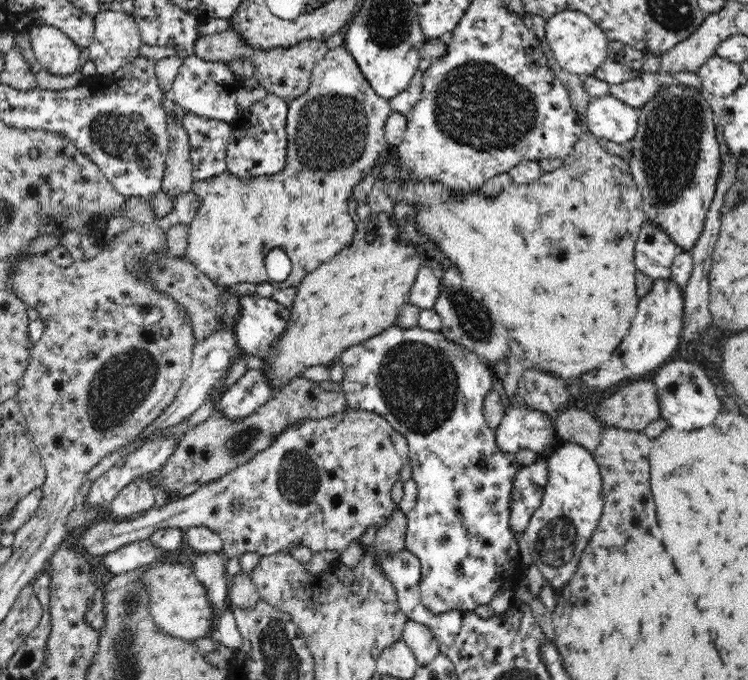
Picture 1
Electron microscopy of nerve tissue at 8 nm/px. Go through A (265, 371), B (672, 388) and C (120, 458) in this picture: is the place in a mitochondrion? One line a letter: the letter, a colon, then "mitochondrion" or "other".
A: other
B: other
C: other

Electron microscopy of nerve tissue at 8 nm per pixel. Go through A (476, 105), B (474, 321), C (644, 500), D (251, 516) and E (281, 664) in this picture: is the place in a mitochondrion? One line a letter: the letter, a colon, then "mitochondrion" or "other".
A: mitochondrion
B: mitochondrion
C: other
D: other
E: mitochondrion

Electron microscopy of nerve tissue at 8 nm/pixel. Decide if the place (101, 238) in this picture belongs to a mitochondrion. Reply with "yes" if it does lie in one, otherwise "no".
no

